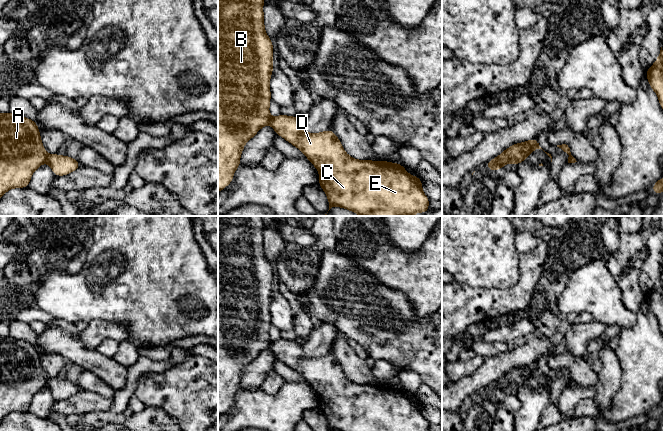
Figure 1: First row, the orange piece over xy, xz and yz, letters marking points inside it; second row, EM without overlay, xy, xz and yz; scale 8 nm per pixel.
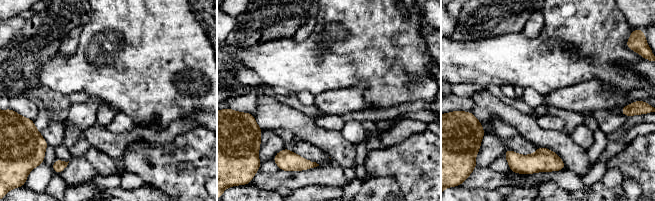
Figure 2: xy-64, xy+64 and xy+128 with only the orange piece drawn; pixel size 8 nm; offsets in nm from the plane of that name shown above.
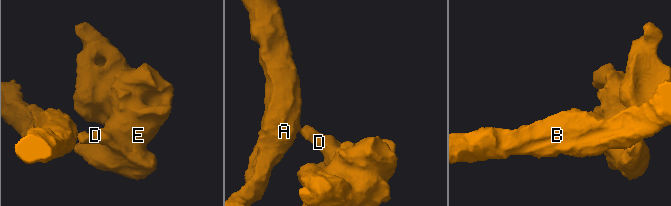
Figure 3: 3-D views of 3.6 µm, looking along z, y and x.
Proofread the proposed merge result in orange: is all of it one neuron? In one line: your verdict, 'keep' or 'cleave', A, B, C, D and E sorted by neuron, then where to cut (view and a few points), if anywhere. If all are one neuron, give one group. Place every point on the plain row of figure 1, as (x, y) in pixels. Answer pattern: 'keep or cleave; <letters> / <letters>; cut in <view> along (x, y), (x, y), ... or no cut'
cleave; A B / C D E; cut in xy along (48, 379), (45, 385)

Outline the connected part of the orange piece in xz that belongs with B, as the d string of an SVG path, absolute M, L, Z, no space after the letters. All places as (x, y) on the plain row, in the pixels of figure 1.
M218 216L218 417L227 411L233 404L234 396L240 391L240 381L247 365L252 363L264 350L269 349L270 302L274 293L273 267L265 256L264 249L264 222L261 216Z

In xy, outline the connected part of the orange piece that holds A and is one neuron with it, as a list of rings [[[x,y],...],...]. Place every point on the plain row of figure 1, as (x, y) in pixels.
[[[11,336],[0,337],[0,423],[10,413],[29,411],[32,398],[47,380],[35,345]]]

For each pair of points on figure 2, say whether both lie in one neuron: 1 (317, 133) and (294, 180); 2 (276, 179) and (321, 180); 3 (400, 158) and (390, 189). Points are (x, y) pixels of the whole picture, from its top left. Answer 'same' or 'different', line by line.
1: different
2: same
3: different

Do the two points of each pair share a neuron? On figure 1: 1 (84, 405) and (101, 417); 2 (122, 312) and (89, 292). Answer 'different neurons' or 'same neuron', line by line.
1: different neurons
2: same neuron

